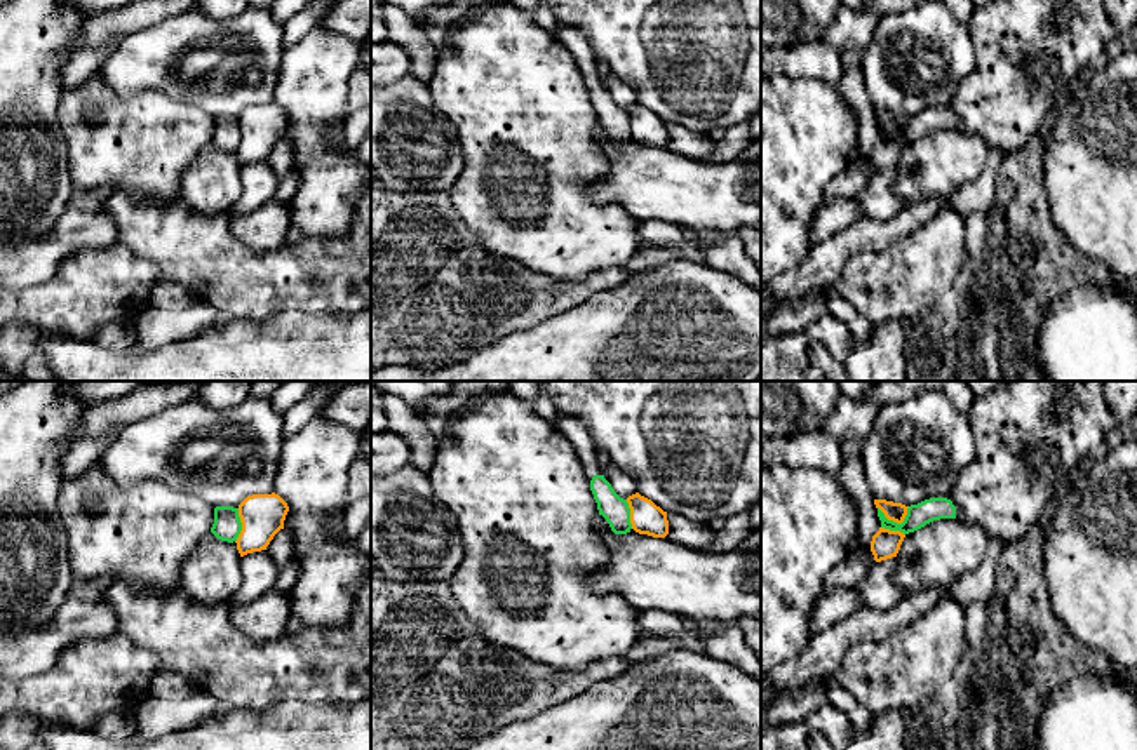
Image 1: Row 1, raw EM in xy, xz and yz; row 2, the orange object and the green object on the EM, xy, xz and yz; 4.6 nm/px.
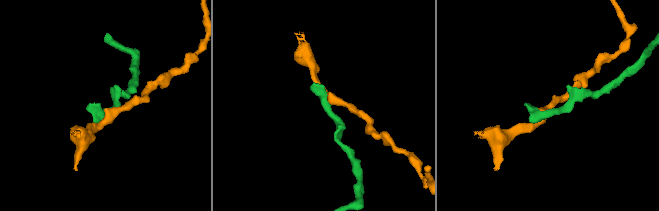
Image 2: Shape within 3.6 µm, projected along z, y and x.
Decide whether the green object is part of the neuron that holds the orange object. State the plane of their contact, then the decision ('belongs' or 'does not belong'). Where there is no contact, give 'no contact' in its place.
contact in yz; belongs

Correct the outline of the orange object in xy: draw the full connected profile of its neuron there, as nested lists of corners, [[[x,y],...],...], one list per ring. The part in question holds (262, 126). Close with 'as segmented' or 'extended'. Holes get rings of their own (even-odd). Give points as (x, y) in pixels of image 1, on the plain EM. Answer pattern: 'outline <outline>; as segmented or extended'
outline [[[275,103],[247,106],[237,118],[216,117],[211,143],[237,153],[240,167],[266,160],[273,146],[284,139],[287,113]]]; extended

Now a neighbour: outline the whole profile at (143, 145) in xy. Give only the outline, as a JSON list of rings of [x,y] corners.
[[[96,75],[63,92],[57,115],[75,190],[111,183],[139,200],[178,202],[181,174],[214,134],[204,106],[157,90],[122,99]]]

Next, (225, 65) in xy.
[[[197,5],[122,37],[96,77],[122,99],[157,90],[171,99],[204,106],[214,118],[239,118],[247,106],[273,103],[284,54],[282,35],[284,26],[272,17],[270,9],[249,5],[235,17],[214,19]]]

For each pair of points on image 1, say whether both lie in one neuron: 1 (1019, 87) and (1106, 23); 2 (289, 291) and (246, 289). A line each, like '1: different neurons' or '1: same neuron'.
1: same neuron
2: same neuron

